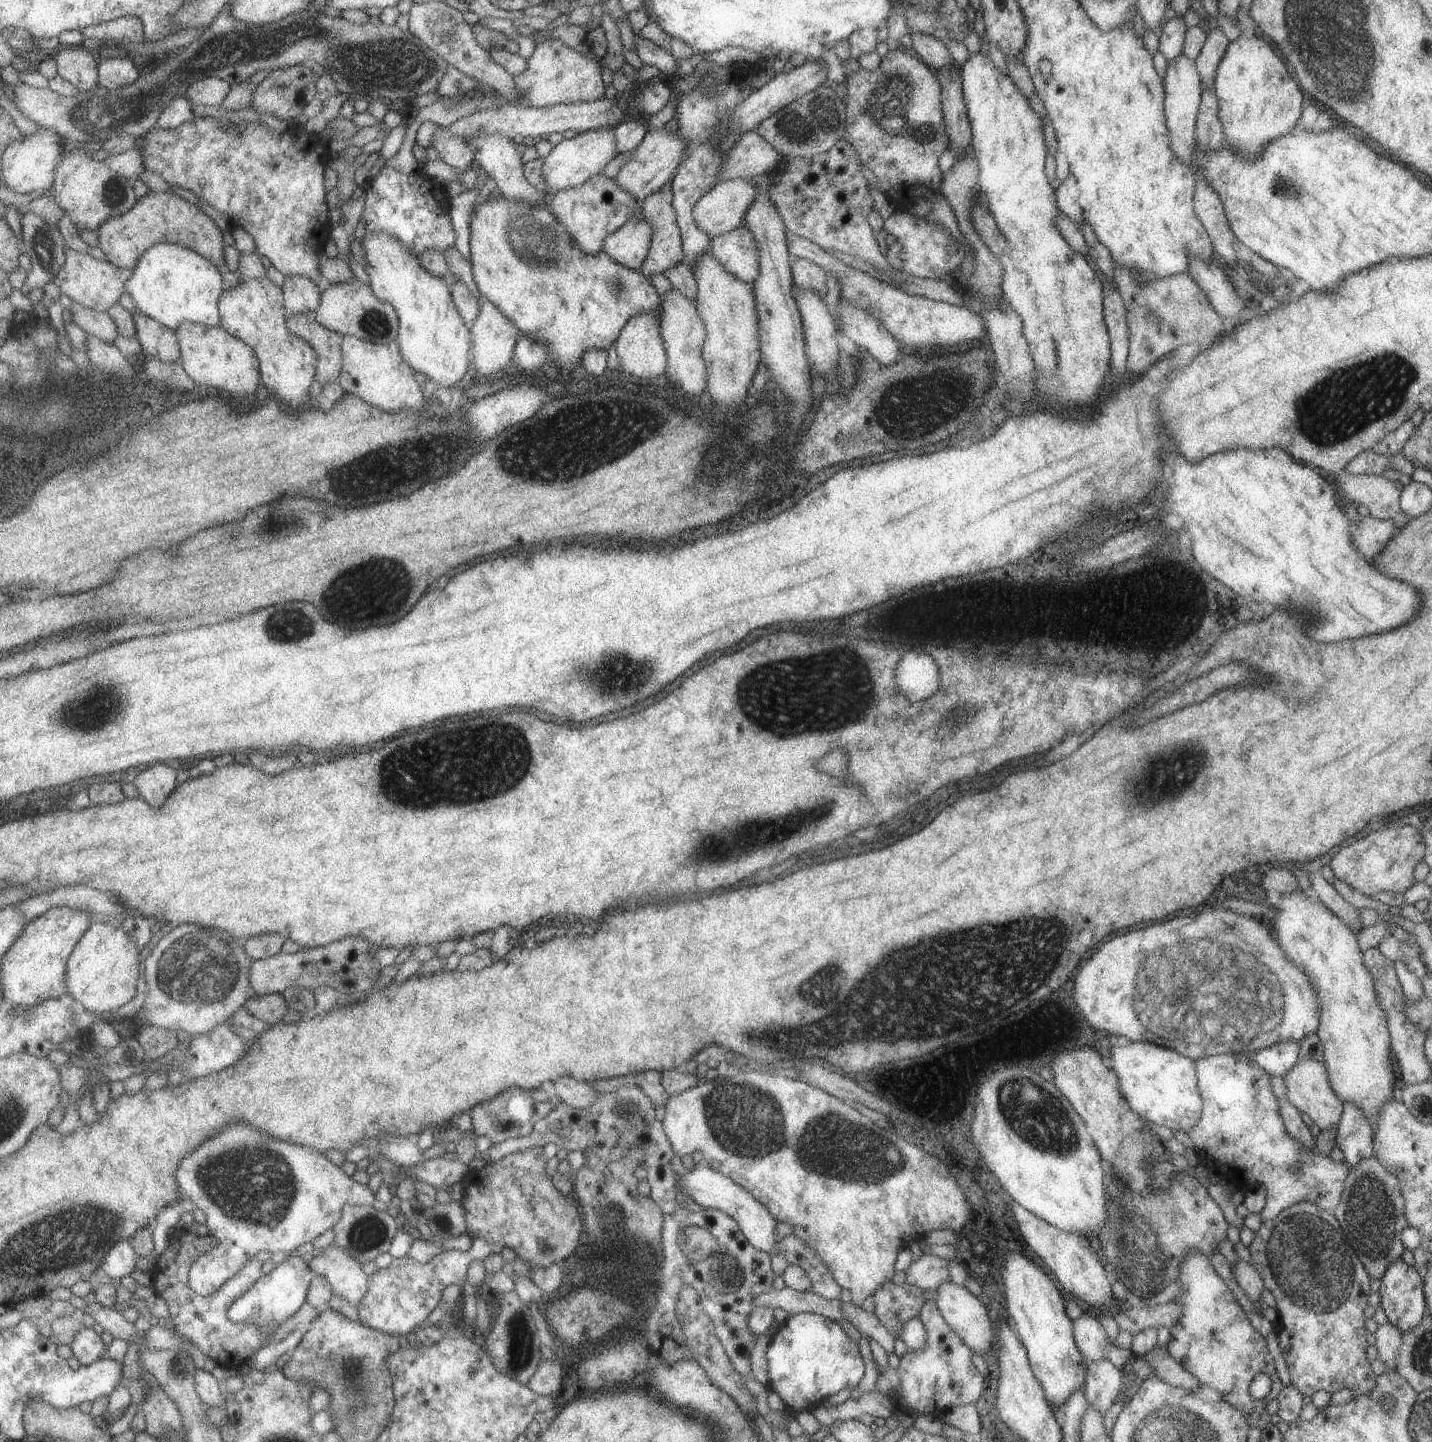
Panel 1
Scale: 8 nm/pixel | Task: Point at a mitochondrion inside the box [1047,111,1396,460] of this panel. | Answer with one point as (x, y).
(1292, 193)

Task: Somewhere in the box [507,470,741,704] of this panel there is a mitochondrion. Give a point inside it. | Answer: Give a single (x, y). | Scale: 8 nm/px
(641, 674)

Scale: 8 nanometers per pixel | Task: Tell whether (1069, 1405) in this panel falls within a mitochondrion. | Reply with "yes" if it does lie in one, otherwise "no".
no

